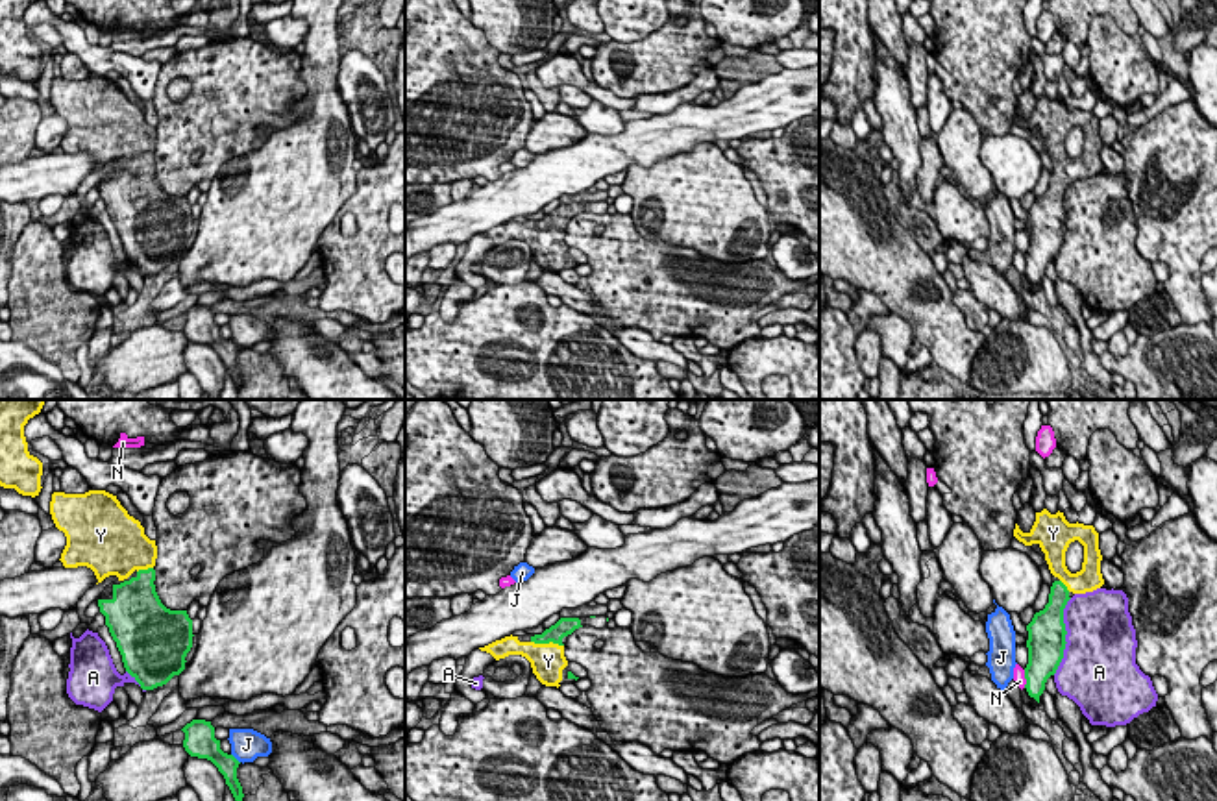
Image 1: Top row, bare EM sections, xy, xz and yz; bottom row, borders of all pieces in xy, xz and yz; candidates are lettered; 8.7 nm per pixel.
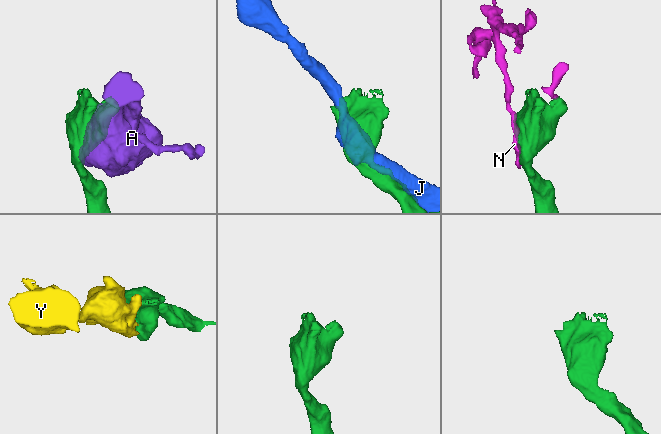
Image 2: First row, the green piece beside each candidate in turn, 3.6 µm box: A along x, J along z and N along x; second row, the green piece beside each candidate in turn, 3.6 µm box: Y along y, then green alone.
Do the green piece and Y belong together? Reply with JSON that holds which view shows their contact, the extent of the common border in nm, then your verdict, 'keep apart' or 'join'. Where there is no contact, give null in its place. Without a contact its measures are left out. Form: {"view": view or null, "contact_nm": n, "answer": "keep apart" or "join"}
{"view": "xz", "contact_nm": 300, "answer": "join"}

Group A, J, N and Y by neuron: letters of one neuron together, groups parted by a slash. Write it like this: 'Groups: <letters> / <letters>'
Groups: A / J / N / Y

